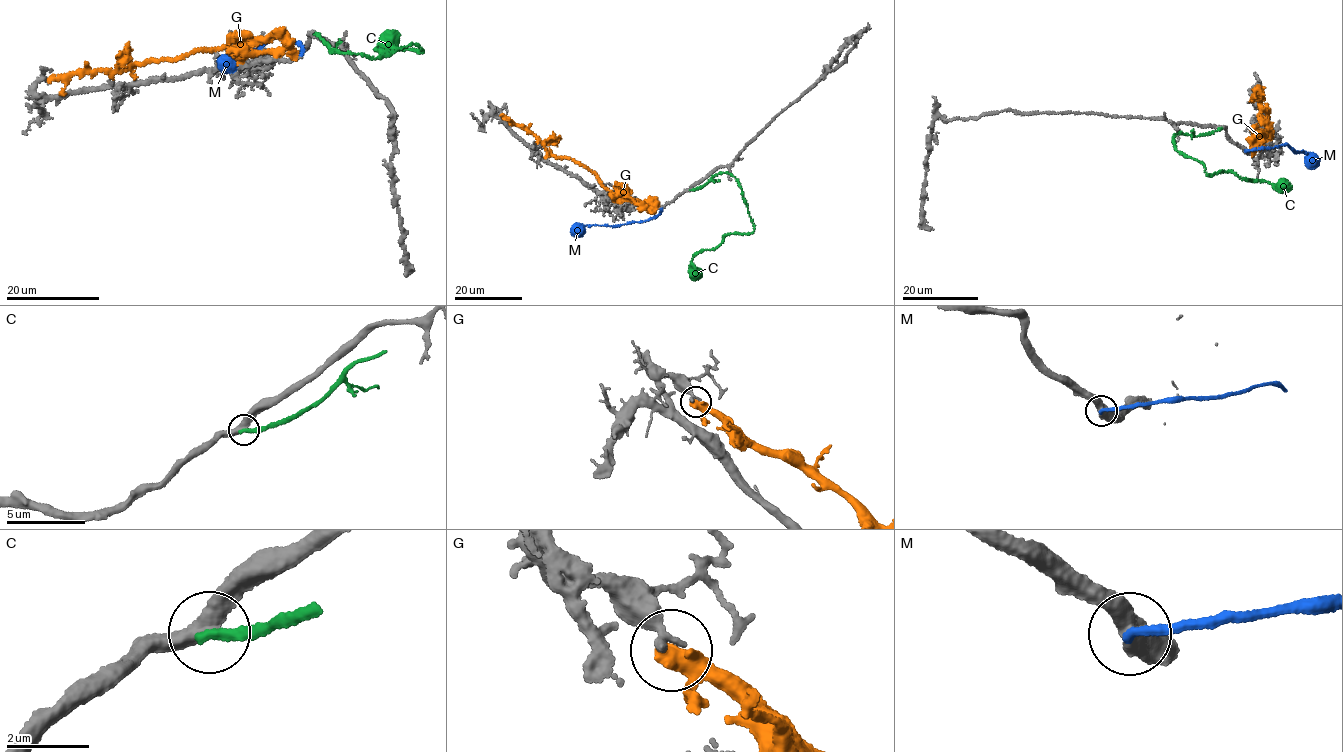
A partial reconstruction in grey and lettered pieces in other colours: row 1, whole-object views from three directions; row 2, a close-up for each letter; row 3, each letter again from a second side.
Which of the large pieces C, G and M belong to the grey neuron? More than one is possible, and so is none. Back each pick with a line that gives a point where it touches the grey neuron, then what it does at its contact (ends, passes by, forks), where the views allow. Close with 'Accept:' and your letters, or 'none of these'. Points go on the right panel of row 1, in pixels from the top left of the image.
M: (1245, 151) | it ends
Accept: M

